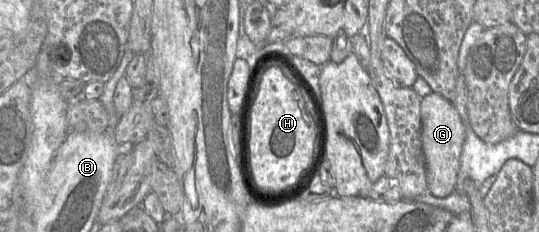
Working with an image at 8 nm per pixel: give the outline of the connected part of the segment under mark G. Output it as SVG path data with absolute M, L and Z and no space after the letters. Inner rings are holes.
M430 92L422 97L420 112L421 141L428 191L435 197L444 198L451 194L456 187L465 129L453 103L435 92Z

